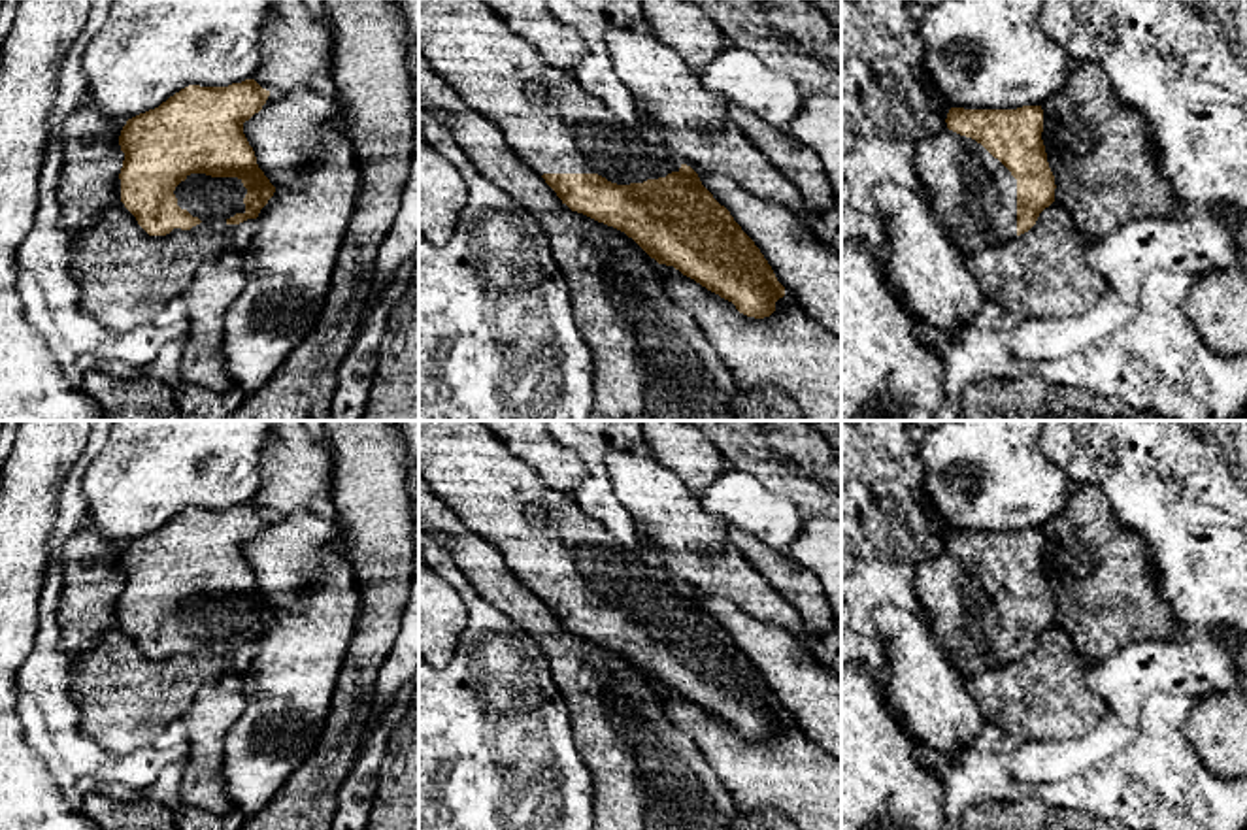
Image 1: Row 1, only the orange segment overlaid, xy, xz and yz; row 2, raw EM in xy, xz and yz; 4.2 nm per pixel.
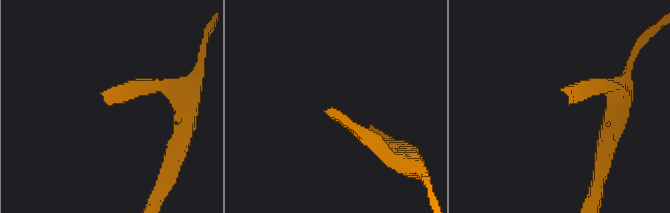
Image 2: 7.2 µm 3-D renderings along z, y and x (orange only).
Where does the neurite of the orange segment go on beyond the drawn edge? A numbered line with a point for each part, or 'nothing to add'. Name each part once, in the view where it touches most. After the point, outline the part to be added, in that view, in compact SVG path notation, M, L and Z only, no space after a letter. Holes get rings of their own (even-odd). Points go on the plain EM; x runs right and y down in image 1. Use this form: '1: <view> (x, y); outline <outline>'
1: xy (214, 623); outline M191 596L175 613L177 628L187 632L202 645L191 653L223 653L226 643L236 636L245 636L243 621L247 611L238 600L211 600L206 596ZM174 651L170 656L191 655Z

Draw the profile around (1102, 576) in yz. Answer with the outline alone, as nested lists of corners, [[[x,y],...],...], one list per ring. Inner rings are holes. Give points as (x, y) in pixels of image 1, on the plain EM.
[[[1073,485],[1066,507],[1043,526],[1041,562],[1060,626],[1087,662],[1102,662],[1132,641],[1173,639],[1179,622],[1156,587],[1147,543],[1124,528],[1096,485]]]

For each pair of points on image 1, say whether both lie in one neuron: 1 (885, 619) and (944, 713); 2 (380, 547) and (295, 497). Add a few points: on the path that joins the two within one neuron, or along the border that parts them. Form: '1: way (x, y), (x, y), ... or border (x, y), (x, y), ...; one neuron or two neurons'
1: way (908, 642), (925, 691); one neuron
2: border (329, 449), (332, 463), (331, 495); two neurons

